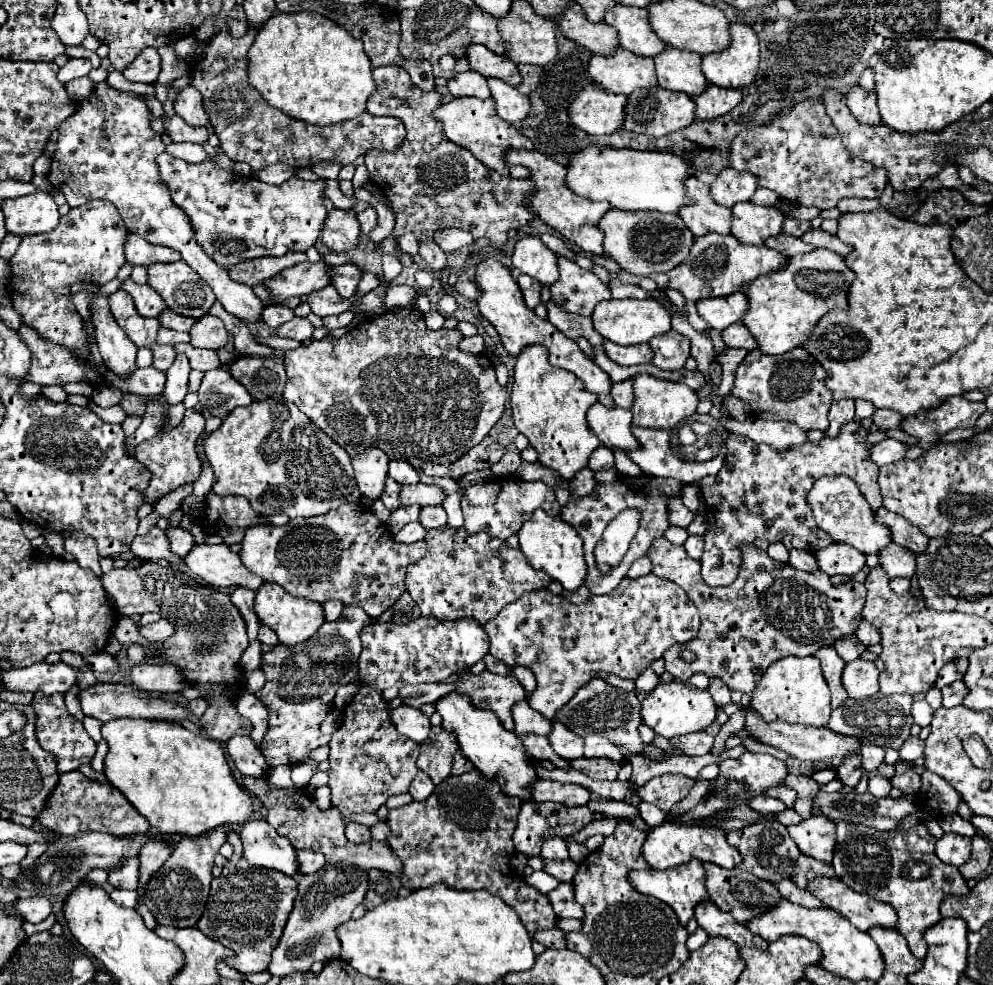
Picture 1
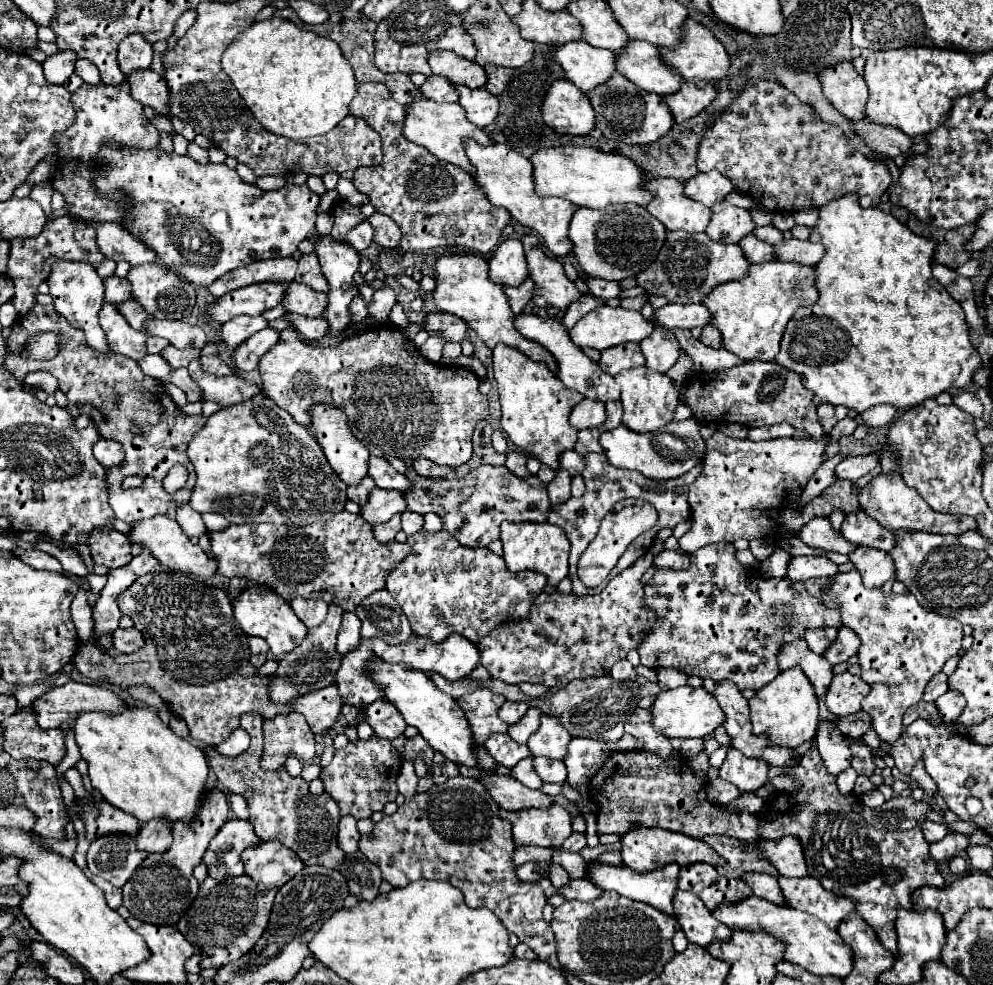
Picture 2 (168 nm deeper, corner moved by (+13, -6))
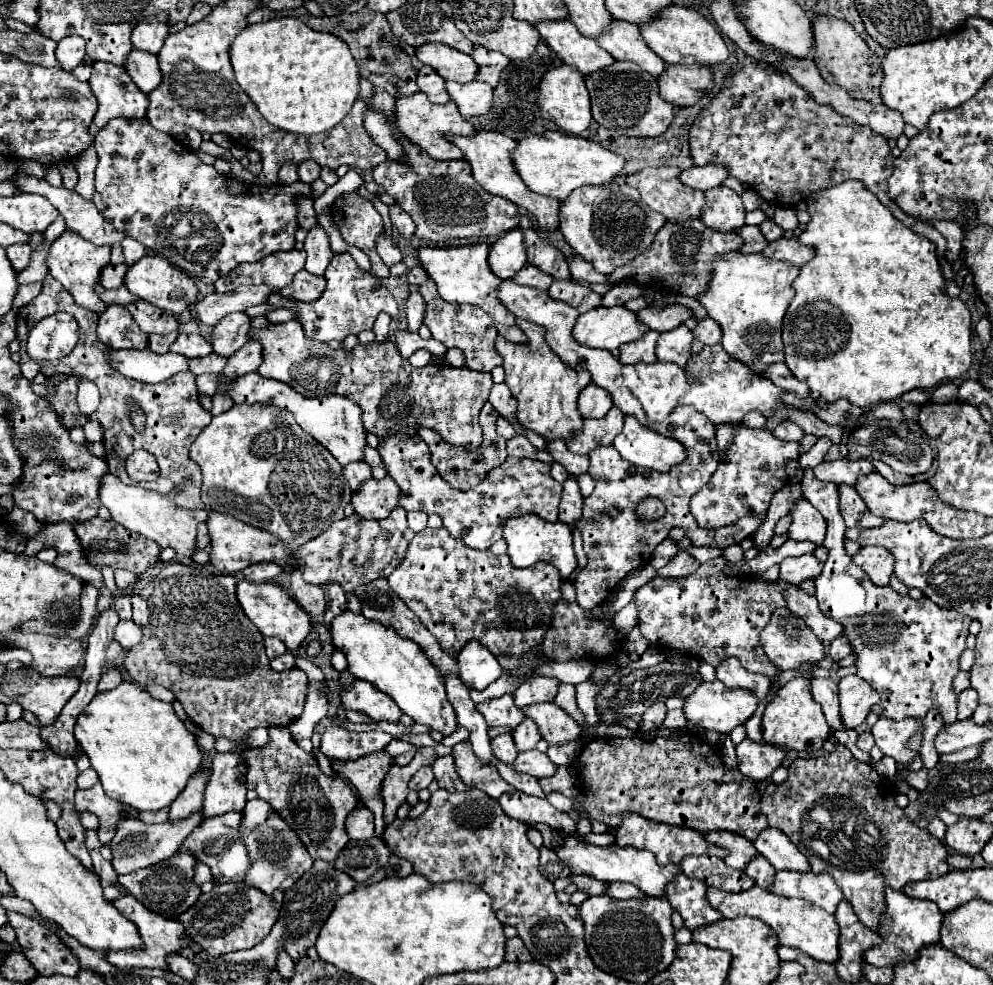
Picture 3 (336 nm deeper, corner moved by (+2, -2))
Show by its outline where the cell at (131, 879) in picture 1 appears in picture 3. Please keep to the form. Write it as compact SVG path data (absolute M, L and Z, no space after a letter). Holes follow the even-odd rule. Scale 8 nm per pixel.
M202 810L194 812L192 816L184 818L184 820L168 820L168 822L162 822L162 824L144 824L142 820L122 820L118 824L118 830L116 830L116 836L114 840L108 844L108 848L112 850L114 854L114 860L112 860L112 866L118 874L130 874L134 870L140 870L140 868L148 868L152 864L158 864L170 856L176 854L178 846L182 844L182 840L202 822Z

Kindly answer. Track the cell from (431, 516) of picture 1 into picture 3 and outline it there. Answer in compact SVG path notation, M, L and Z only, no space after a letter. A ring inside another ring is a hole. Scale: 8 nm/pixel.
M408 512L408 528L414 532L422 532L426 528L428 522L428 514L422 512Z

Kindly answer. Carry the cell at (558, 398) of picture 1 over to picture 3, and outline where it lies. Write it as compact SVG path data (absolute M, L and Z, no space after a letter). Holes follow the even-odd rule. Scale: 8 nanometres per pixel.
M516 318L516 326L526 334L524 344L508 342L506 338L496 338L496 350L504 358L504 370L506 370L506 386L510 388L512 396L518 400L518 420L524 428L530 428L550 438L570 438L572 430L582 428L582 416L576 406L576 398L582 388L590 384L590 374L578 372L564 364L560 356L546 344L544 340L544 326L538 326L534 322Z

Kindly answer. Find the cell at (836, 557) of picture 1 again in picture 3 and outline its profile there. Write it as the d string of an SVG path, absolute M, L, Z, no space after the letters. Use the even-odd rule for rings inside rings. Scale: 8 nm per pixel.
M814 554L786 558L780 562L780 580L790 584L800 584L808 578L816 578L822 572L822 562Z

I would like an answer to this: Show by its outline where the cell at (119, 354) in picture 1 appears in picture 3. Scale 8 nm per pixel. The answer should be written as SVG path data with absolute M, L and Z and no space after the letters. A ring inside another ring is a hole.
M64 230L62 236L58 236L52 242L48 258L46 258L50 274L72 294L78 306L96 310L96 312L106 310L106 304L98 296L94 296L94 286L98 284L98 270L102 270L106 262L110 262L110 246L94 246L92 242L84 240L80 234L72 230Z

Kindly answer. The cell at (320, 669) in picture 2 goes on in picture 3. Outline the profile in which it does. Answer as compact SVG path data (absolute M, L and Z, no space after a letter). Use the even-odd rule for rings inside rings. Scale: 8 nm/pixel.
M328 582L322 586L324 596L326 596L326 614L324 614L324 624L328 626L330 620L340 614L342 610L346 610L346 596L344 590L338 582Z

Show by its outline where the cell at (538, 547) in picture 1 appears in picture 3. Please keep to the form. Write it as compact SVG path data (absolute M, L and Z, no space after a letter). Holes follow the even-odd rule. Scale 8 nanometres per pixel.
M522 514L522 516L510 518L504 524L502 538L508 544L508 556L512 566L516 568L528 568L528 566L534 566L536 562L548 562L556 566L562 578L566 580L578 566L574 556L574 546L572 546L572 530L568 526L562 526L562 522L546 522L536 514Z

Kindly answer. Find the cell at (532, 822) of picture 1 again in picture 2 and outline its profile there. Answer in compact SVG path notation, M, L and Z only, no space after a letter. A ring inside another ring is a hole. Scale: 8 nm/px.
M563 806L551 808L529 808L519 812L501 810L501 818L513 826L513 842L521 846L561 846L571 836L571 814Z

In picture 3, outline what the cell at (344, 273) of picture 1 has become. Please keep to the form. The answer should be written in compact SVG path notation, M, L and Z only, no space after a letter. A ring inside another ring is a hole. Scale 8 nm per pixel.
M316 224L314 228L308 230L306 240L304 240L304 252L308 254L306 270L312 274L318 274L318 276L324 276L334 254L330 250L328 234L320 224Z

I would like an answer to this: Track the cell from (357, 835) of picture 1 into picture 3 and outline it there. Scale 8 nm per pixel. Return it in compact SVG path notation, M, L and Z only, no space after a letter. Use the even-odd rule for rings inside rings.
M358 804L346 818L346 830L352 840L374 836L374 814L364 804Z

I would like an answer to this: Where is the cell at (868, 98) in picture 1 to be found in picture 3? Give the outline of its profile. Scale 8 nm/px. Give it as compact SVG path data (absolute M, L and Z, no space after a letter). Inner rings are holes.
M814 14L812 18L814 24L814 36L816 36L816 54L814 54L814 62L822 74L822 78L826 78L826 82L834 82L840 84L842 88L846 88L846 92L856 98L856 100L876 100L880 98L880 84L882 84L882 60L876 52L872 52L868 48L868 44L856 34L856 30L838 18L826 16L826 14Z

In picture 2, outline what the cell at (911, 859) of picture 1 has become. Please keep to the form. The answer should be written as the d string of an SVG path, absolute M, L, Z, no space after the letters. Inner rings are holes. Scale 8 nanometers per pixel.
M807 750L797 766L787 770L795 776L803 790L789 796L771 796L765 802L765 812L759 816L759 836L775 840L781 836L797 836L803 844L809 874L815 876L823 888L837 896L847 896L855 902L857 914L875 928L883 946L899 954L895 920L897 910L913 910L911 894L923 886L943 888L945 880L935 862L929 858L929 842L923 838L919 826L905 832L881 834L871 830L851 804L861 798L853 792L839 794L835 778L831 778L819 758L817 750Z

